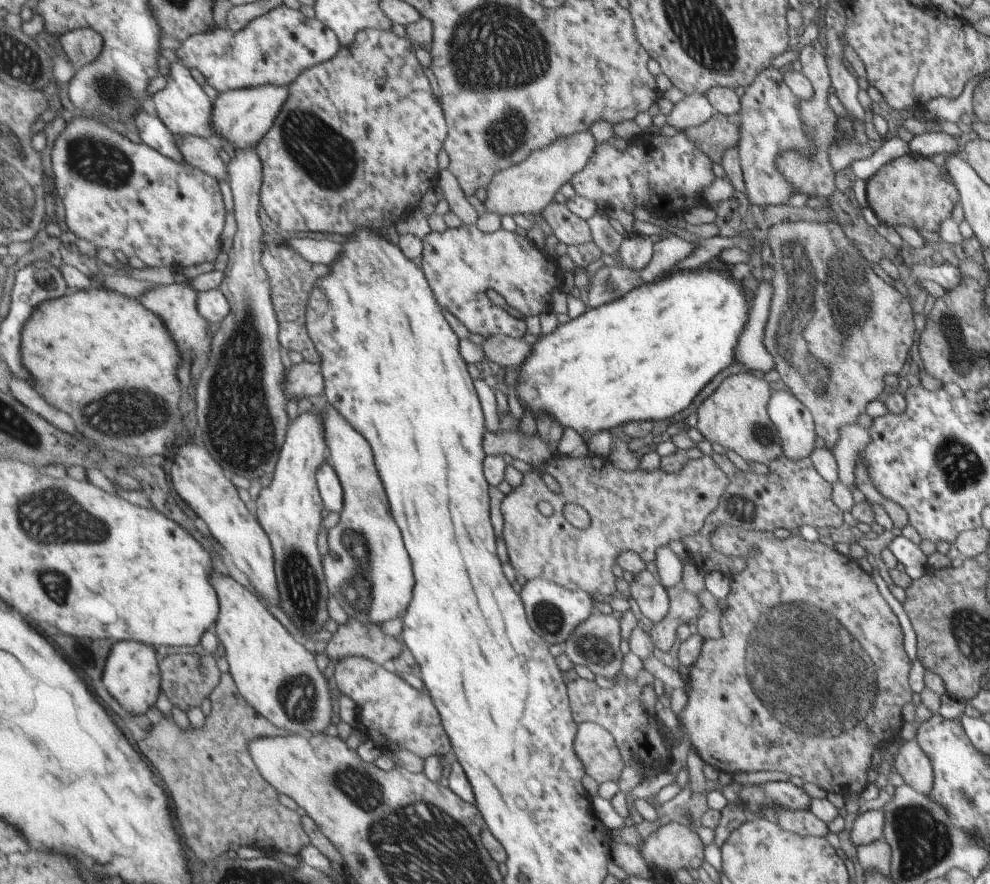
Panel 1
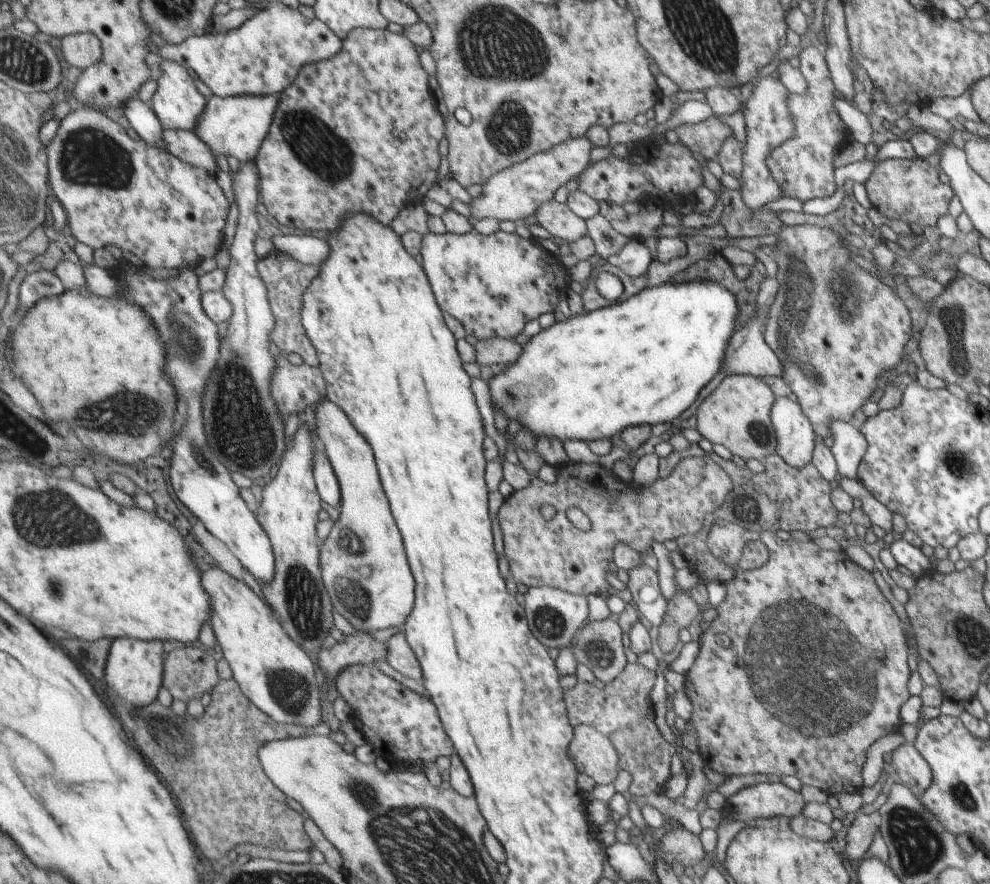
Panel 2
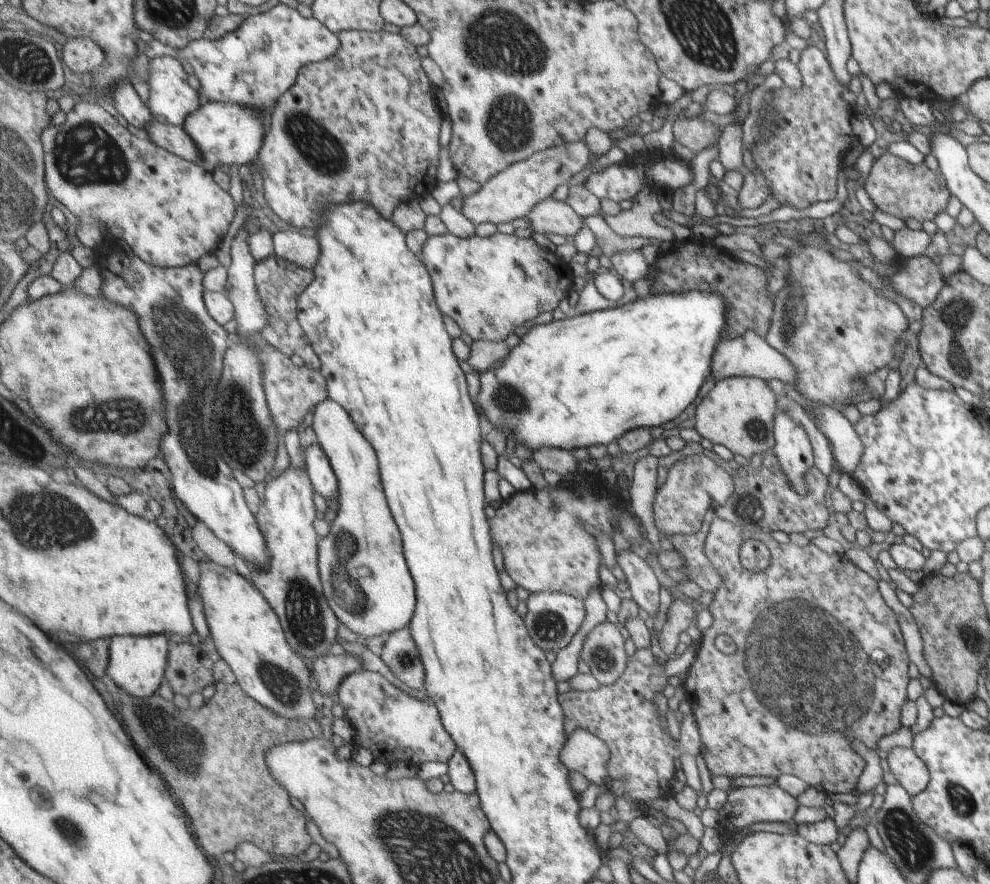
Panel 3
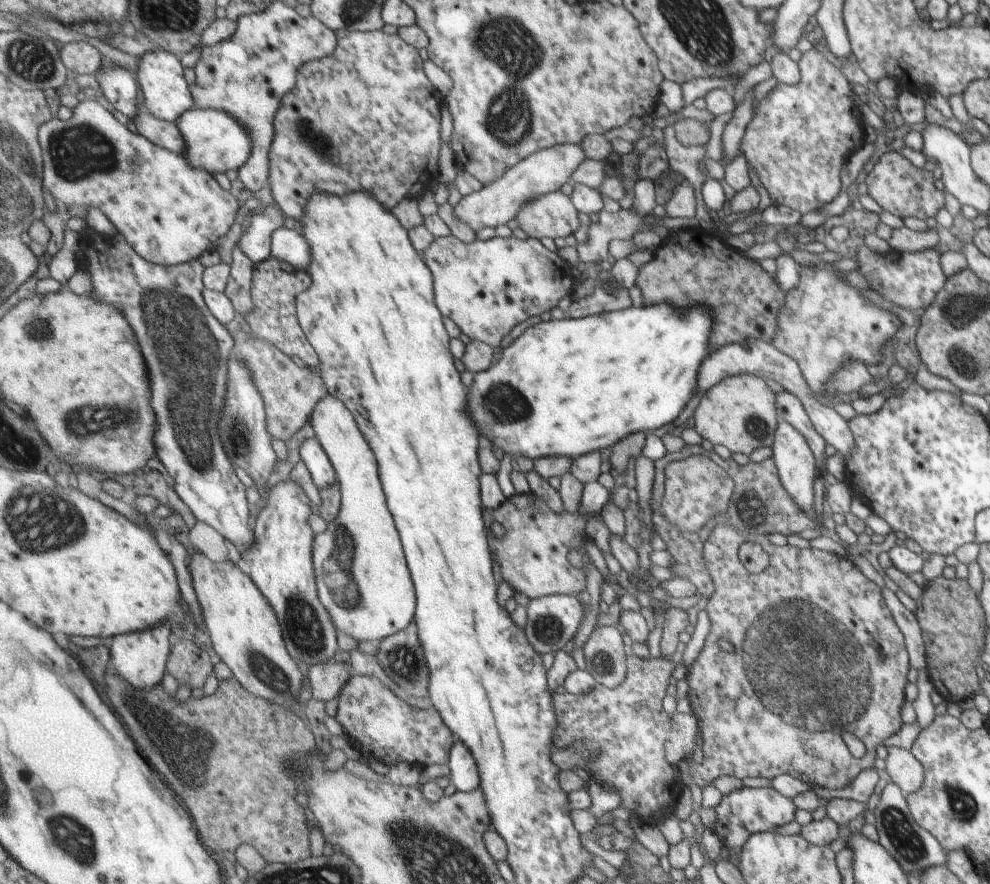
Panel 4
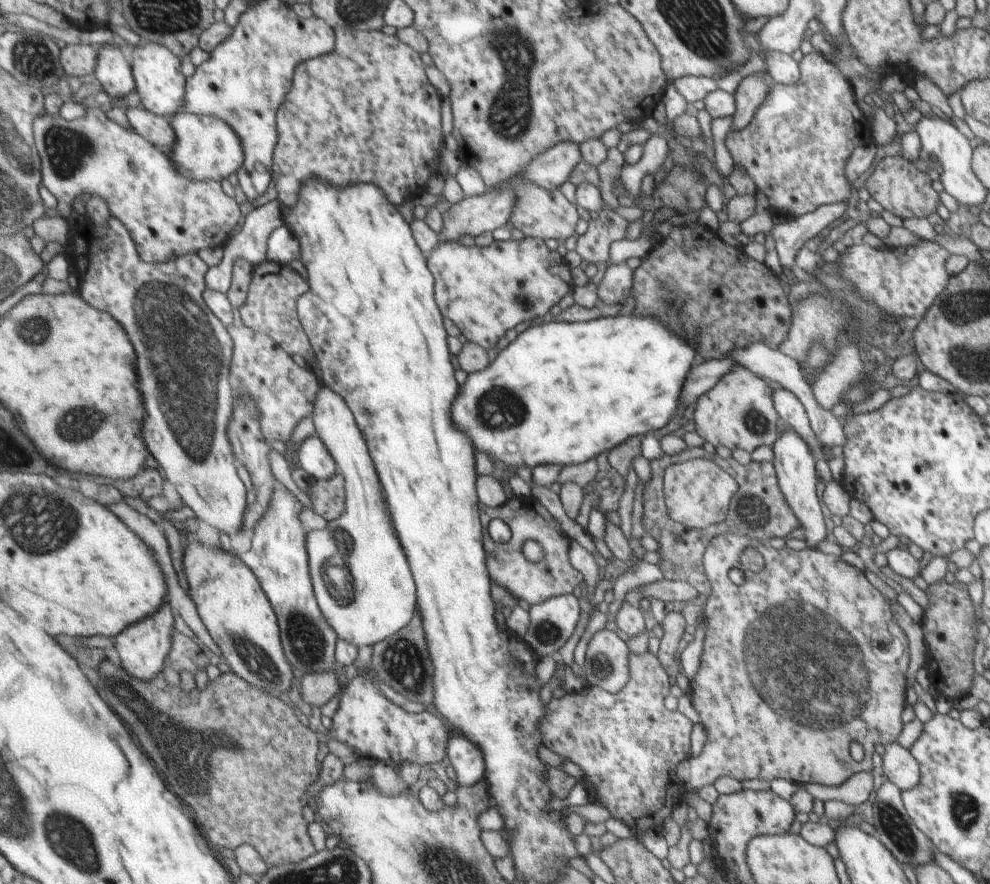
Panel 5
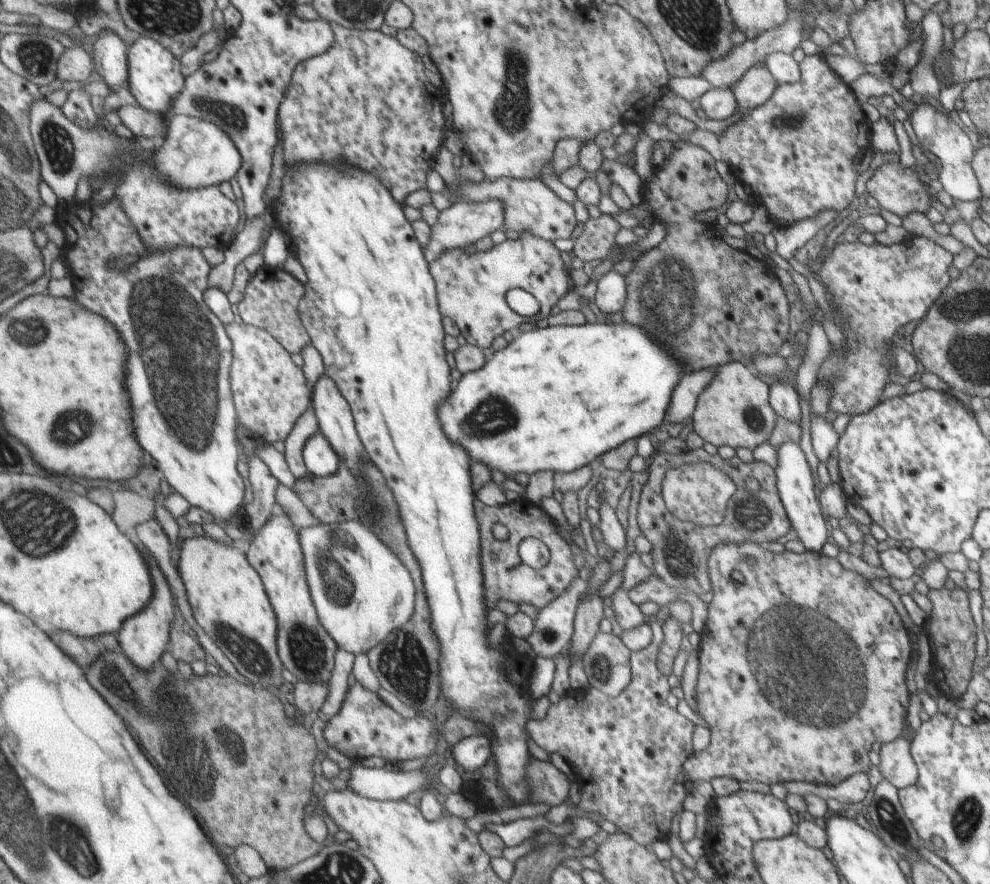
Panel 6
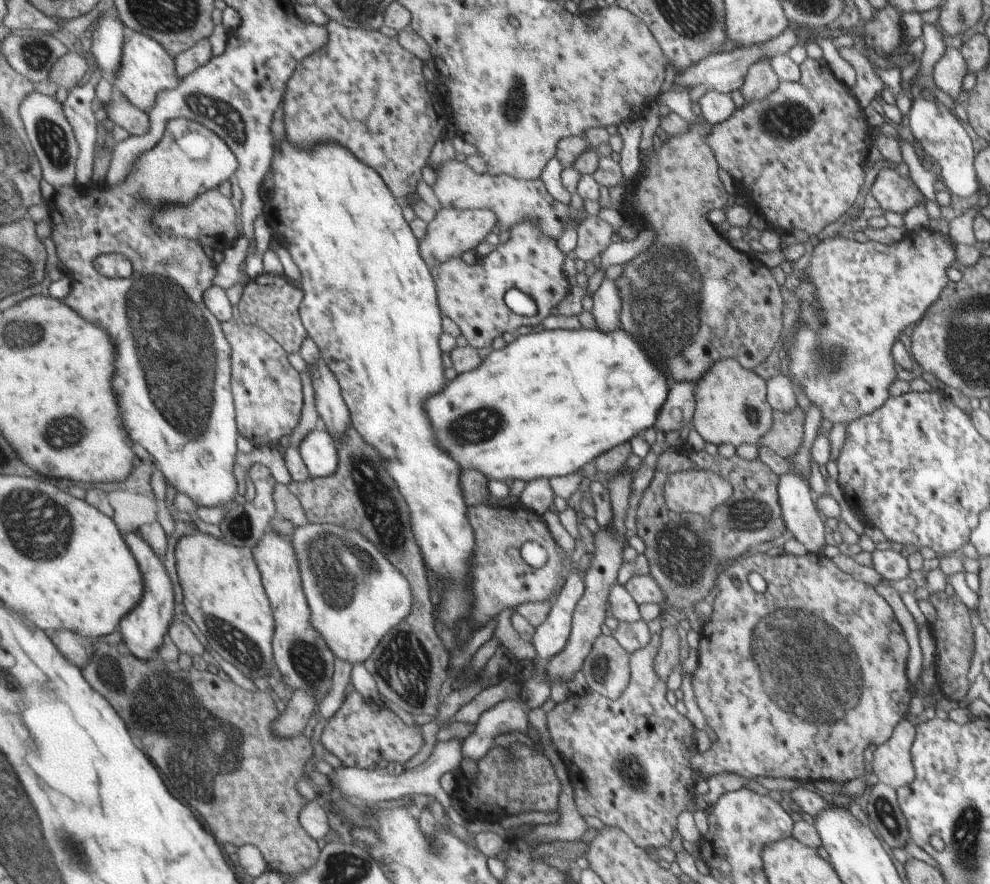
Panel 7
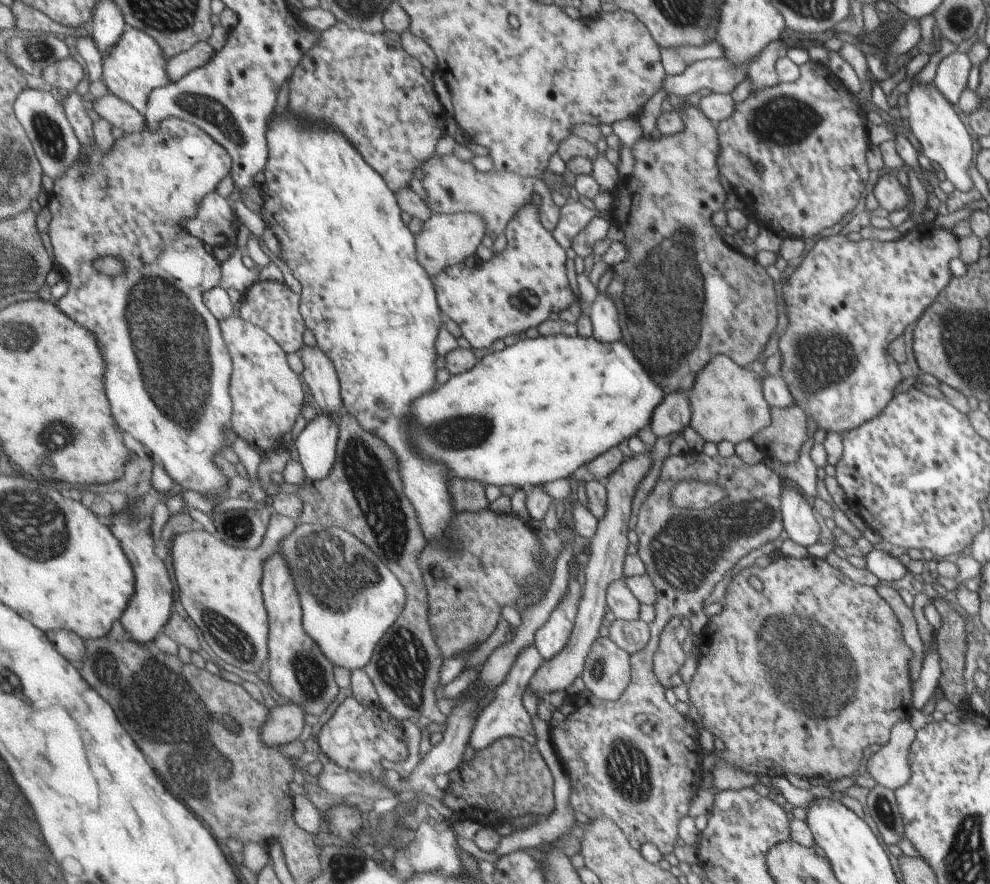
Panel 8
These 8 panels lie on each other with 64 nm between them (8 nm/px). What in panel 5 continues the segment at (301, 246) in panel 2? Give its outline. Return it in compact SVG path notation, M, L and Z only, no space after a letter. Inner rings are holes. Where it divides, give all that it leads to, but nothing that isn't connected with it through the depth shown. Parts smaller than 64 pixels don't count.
M287 224L277 228L270 236L266 260L288 265L293 260L301 260L301 258L300 240L293 234Z

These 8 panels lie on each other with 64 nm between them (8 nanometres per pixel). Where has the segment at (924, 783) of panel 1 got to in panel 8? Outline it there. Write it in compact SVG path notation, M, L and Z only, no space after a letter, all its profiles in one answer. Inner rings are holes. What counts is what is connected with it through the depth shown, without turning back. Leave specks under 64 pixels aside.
M908 720L897 722L892 727L888 743L866 760L866 773L877 785L894 791L909 780L908 748L915 733Z

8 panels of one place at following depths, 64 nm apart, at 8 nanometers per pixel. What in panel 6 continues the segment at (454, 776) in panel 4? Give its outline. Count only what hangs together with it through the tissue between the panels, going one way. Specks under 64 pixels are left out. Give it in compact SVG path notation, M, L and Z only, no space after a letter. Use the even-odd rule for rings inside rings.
M485 736L464 737L447 749L452 754L453 763L459 764L467 772L480 769L490 756L489 740Z

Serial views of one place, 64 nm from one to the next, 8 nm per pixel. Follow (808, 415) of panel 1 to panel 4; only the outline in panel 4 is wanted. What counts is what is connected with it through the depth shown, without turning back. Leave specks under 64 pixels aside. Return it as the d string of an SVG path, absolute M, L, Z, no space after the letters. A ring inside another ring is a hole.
M782 420L777 422L775 441L772 443L771 457L776 462L776 468L780 470L780 480L789 496L795 500L795 504L803 510L803 514L813 514L813 480L817 474L817 468L813 453L807 446L805 438Z

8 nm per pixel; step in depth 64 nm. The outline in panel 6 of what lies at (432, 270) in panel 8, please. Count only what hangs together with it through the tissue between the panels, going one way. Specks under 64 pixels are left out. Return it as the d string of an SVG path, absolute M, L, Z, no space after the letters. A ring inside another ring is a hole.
M459 201L450 204L438 212L435 224L430 226L430 237L425 247L425 256L429 262L434 261L441 253L451 249L461 249L469 244L475 244L479 239L499 230L503 222L503 205L500 201L487 201L484 203L470 203Z

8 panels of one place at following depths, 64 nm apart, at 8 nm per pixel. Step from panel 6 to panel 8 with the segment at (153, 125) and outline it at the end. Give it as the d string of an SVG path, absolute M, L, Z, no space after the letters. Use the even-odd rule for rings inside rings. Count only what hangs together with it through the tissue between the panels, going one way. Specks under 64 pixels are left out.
M108 92L103 96L94 98L93 110L100 118L123 130L137 135L147 127L147 120L132 104L121 100L118 96Z

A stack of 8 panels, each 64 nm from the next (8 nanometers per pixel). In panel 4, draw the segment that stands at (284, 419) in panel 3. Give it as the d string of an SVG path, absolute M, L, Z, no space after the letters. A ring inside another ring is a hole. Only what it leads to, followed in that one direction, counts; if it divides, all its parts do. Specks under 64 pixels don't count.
M239 326L232 332L236 340L236 347L232 352L233 358L248 365L252 370L253 380L264 398L268 414L268 431L273 440L282 440L288 443L305 424L312 418L315 407L327 395L328 386L319 370L297 366L288 353L284 353L273 341L265 340L254 333L245 332Z

